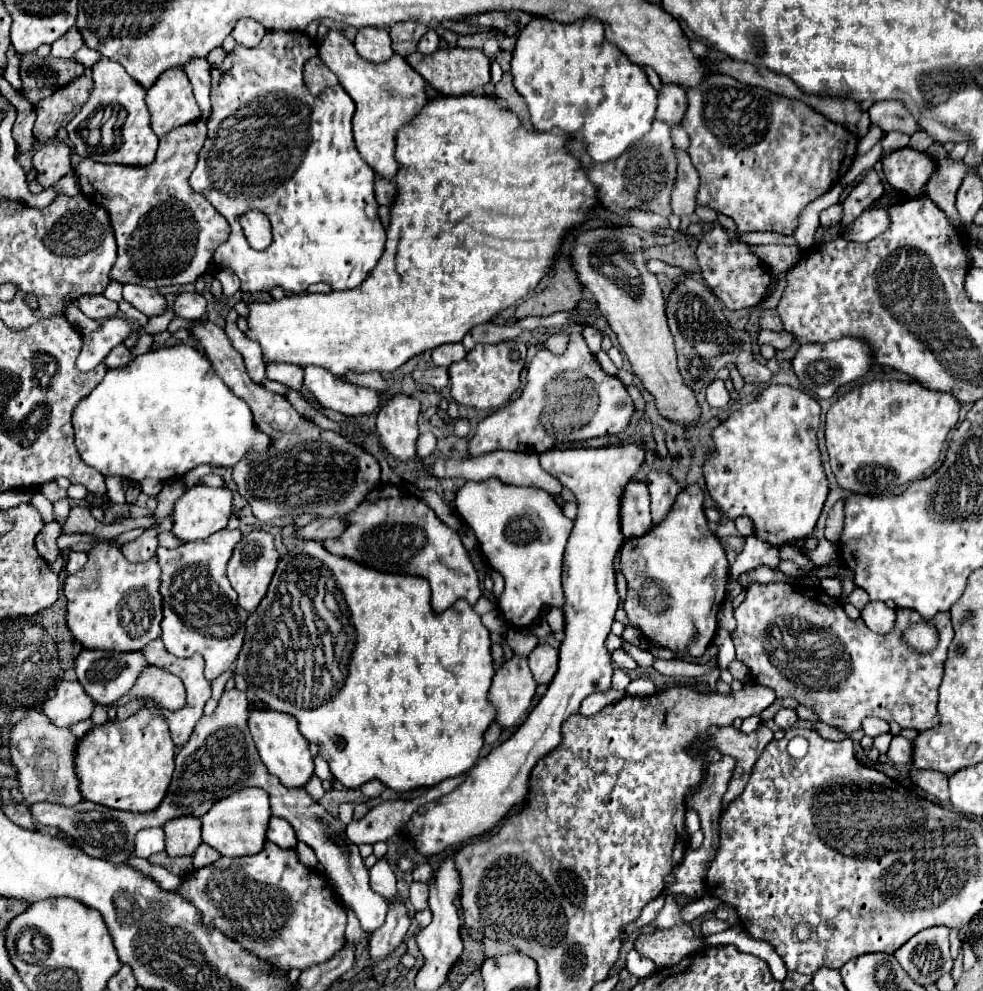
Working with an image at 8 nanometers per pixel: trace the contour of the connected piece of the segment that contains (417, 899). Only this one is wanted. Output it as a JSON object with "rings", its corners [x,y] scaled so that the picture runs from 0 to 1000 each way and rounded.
{"rings":[[[421,890],[417,896],[417,910],[421,912],[423,920],[429,920],[435,916],[435,892]]]}

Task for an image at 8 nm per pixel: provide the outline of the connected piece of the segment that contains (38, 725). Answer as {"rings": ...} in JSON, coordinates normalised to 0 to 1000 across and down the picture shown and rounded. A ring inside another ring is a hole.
{"rings":[[[37,714],[26,720],[26,725],[16,731],[10,739],[10,767],[18,773],[18,789],[20,799],[24,801],[26,811],[37,809],[55,809],[65,813],[77,813],[85,805],[81,805],[81,795],[77,789],[77,749],[81,745],[75,743],[69,735],[59,735],[49,729],[49,725]]]}

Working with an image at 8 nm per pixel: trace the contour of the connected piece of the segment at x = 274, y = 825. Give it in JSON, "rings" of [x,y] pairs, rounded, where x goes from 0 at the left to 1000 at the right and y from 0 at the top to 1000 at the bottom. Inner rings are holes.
{"rings":[[[277,823],[275,825],[275,831],[273,831],[273,840],[271,840],[271,846],[287,856],[299,856],[303,852],[301,848],[301,842],[297,838],[297,834],[293,834],[291,827],[287,825],[281,825]]]}

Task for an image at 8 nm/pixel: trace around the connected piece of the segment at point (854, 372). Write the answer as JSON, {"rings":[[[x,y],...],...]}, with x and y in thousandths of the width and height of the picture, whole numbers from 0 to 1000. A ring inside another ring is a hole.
{"rings":[[[855,341],[855,343],[846,343],[842,347],[816,347],[810,355],[810,359],[806,361],[806,371],[808,377],[812,379],[812,383],[824,394],[828,396],[832,402],[844,402],[852,390],[859,390],[863,385],[869,385],[873,381],[877,381],[887,367],[889,359],[885,349],[881,349],[879,343],[871,343],[871,341]]]}

